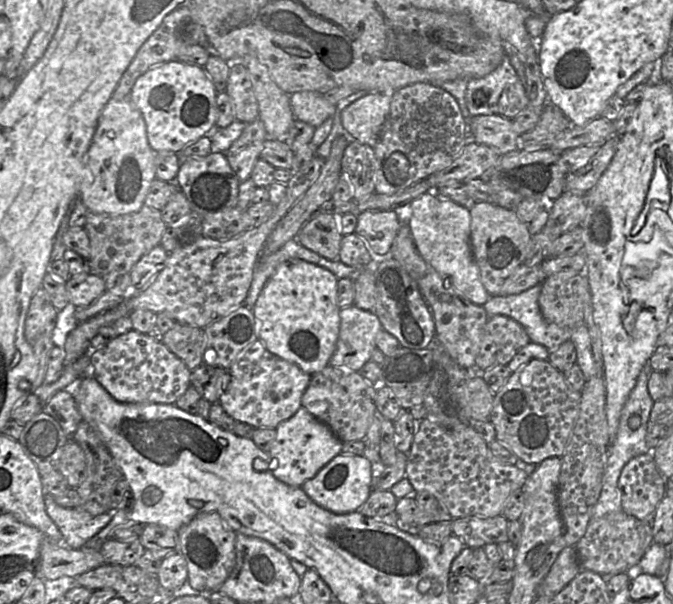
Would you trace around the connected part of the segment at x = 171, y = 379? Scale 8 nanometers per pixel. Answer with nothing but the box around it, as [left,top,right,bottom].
[89,329,192,404]

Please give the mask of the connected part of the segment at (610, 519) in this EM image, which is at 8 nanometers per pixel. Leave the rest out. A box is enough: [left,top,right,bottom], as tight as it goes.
[574,511,653,577]

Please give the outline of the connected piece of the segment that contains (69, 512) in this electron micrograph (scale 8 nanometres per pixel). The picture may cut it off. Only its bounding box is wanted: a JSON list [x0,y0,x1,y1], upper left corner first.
[44,495,113,549]

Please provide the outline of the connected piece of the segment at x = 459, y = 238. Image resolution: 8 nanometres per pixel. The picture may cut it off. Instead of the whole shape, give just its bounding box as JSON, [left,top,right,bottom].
[408,191,491,306]

